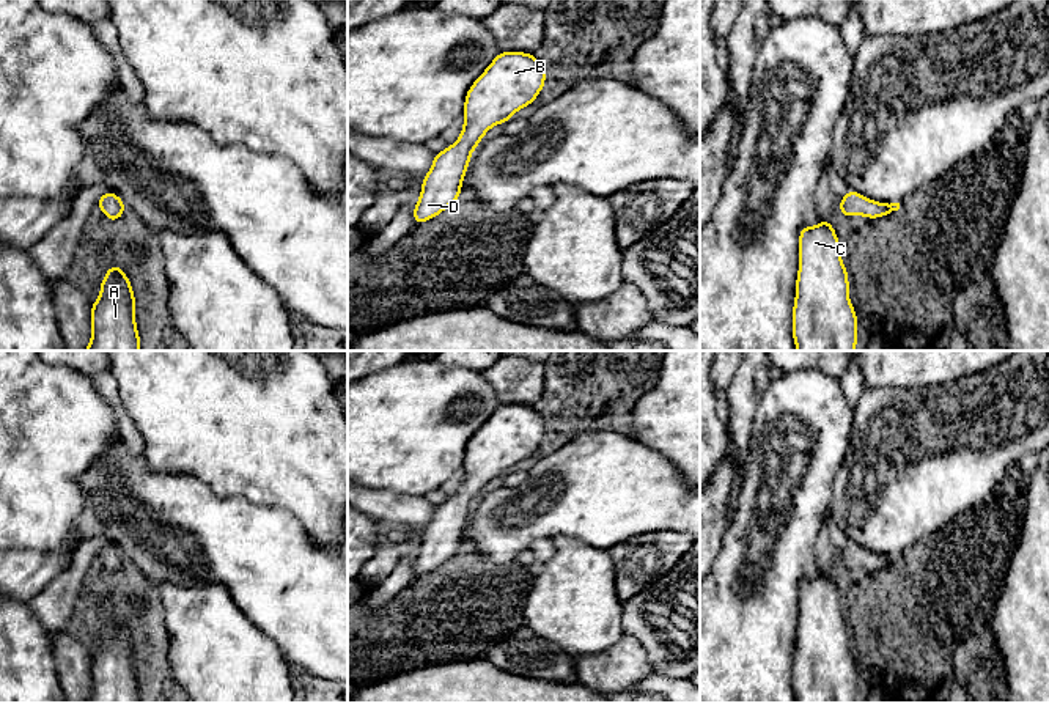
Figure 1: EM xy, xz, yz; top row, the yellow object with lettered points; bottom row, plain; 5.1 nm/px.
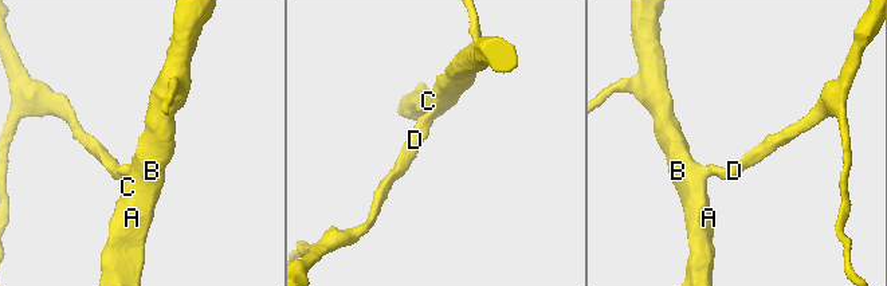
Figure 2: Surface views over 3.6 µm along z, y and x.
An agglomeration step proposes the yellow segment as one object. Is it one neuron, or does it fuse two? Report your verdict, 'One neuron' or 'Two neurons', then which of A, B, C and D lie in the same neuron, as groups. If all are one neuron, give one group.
One neuron. Groups: A B C D

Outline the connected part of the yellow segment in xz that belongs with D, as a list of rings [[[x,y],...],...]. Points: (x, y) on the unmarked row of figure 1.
[[[500,404],[472,436],[464,453],[464,480],[455,497],[432,510],[414,558],[414,574],[434,571],[461,549],[472,503],[495,477],[530,458],[546,436],[546,421],[525,404]]]

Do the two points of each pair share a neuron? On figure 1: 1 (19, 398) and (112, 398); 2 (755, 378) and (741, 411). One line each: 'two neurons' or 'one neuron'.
1: two neurons
2: one neuron

